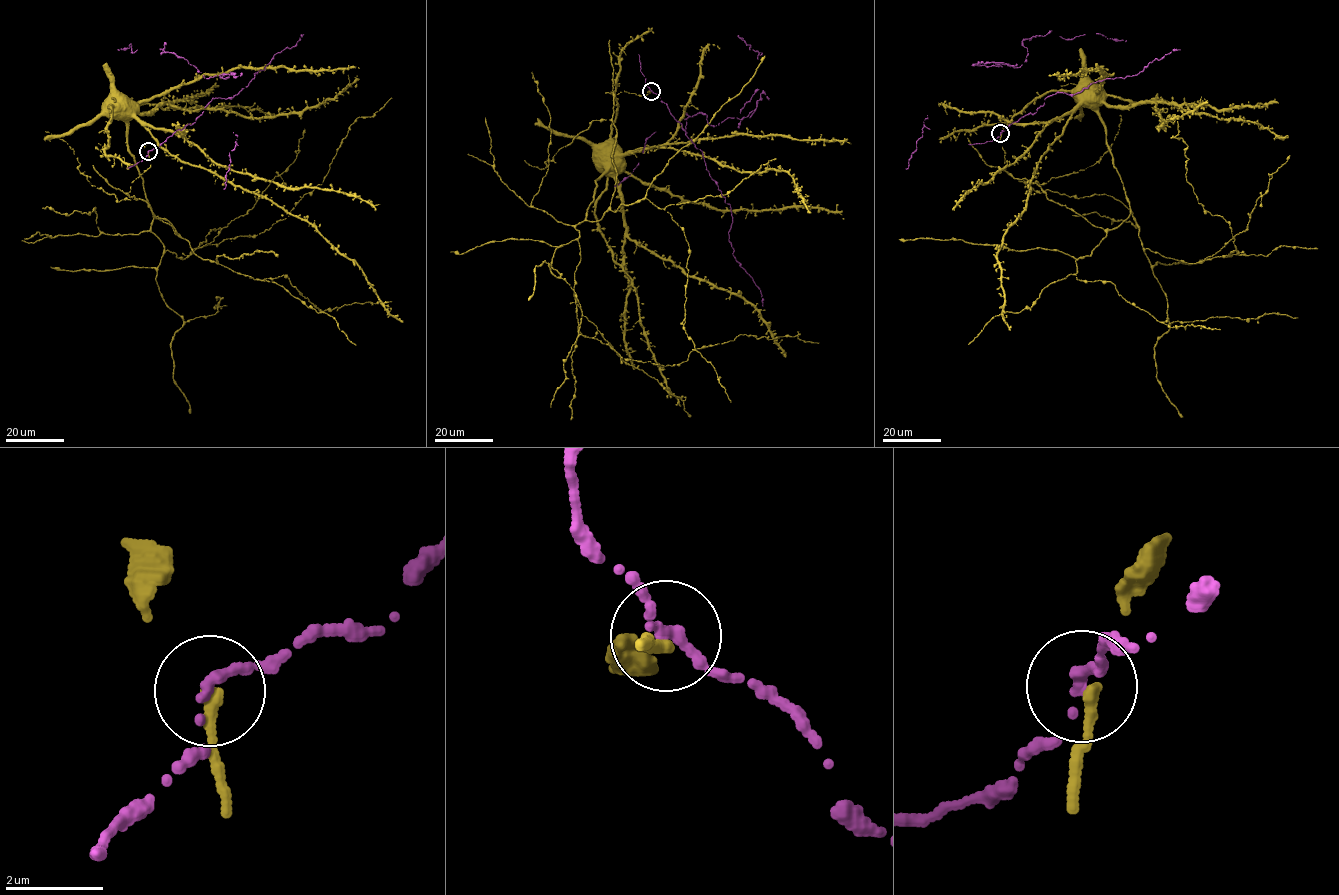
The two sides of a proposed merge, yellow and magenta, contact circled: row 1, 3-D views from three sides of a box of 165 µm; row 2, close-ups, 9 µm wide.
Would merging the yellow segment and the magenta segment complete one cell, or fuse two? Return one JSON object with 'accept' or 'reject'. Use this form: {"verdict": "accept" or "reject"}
{"verdict": "reject"}

